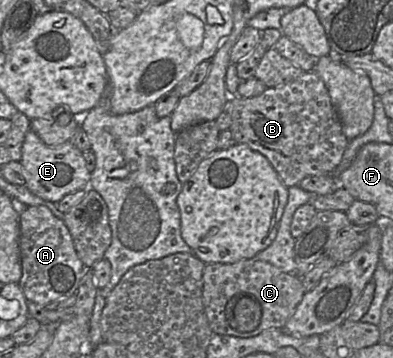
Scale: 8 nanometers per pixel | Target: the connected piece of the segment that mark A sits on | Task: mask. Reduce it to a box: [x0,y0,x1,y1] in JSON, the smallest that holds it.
[18,205,87,306]

